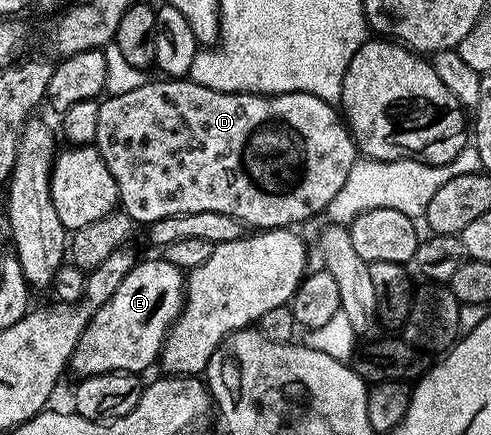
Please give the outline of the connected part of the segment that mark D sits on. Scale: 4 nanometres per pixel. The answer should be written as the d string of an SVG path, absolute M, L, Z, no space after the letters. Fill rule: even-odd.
M191 78L159 79L149 79L142 86L138 86L138 90L130 90L126 94L101 99L98 110L98 134L94 146L99 150L102 162L106 162L106 170L110 170L114 178L120 195L119 207L137 225L147 226L162 218L170 218L174 214L202 214L203 211L210 211L214 214L230 214L230 218L240 221L241 224L252 230L300 226L296 224L318 215L319 212L321 215L327 209L334 194L342 190L342 182L346 182L346 174L350 174L352 167L358 163L356 142L348 130L343 115L329 101L318 98L314 94L309 92L282 92L279 94L219 92L196 84Z

